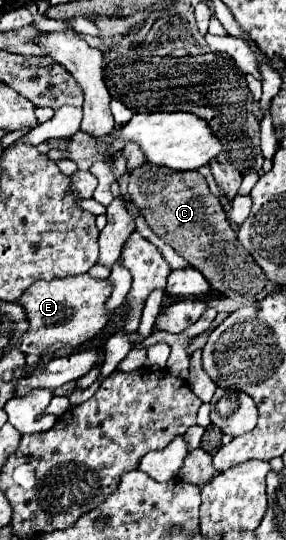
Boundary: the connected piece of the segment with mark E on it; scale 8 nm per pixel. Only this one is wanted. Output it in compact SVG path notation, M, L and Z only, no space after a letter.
M80 274L74 278L54 278L50 282L34 282L20 298L18 304L24 306L30 320L30 330L22 338L20 350L24 354L46 354L60 348L74 348L92 340L104 330L110 316L106 310L106 300L112 294L112 282L98 280L90 274Z

